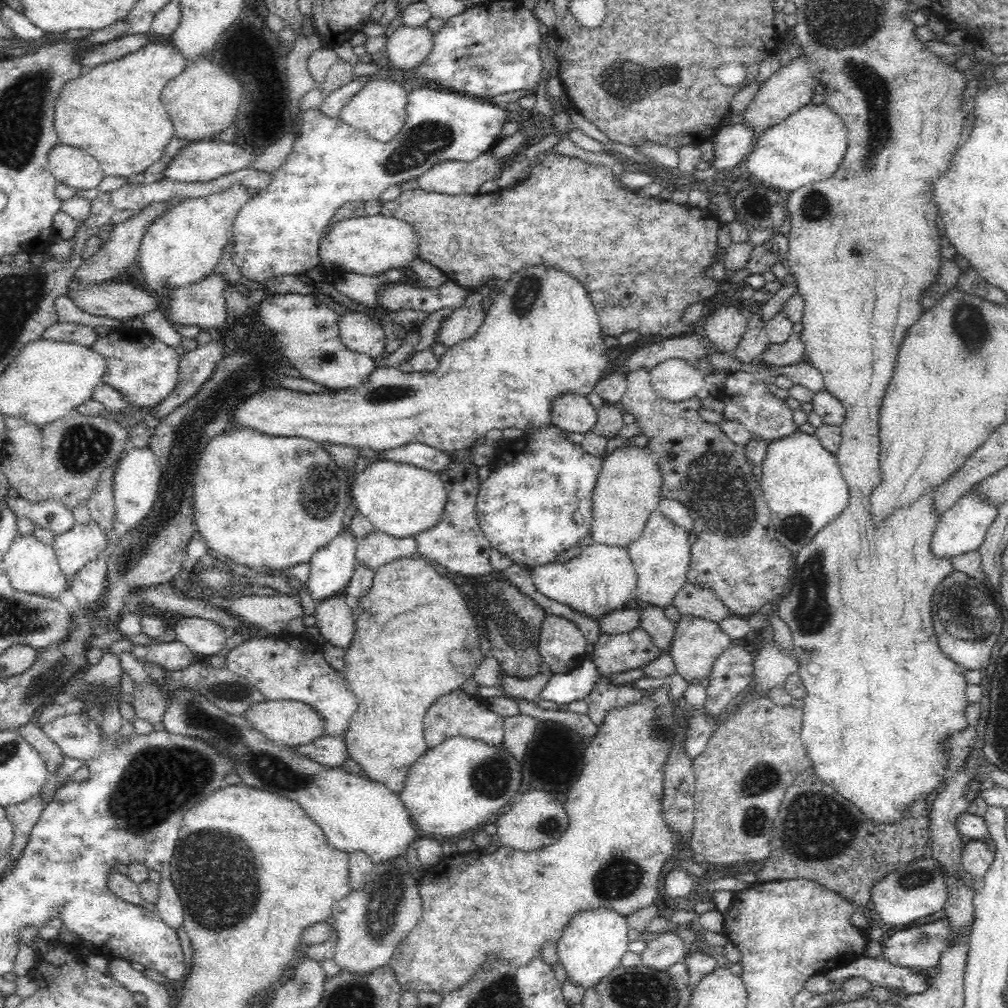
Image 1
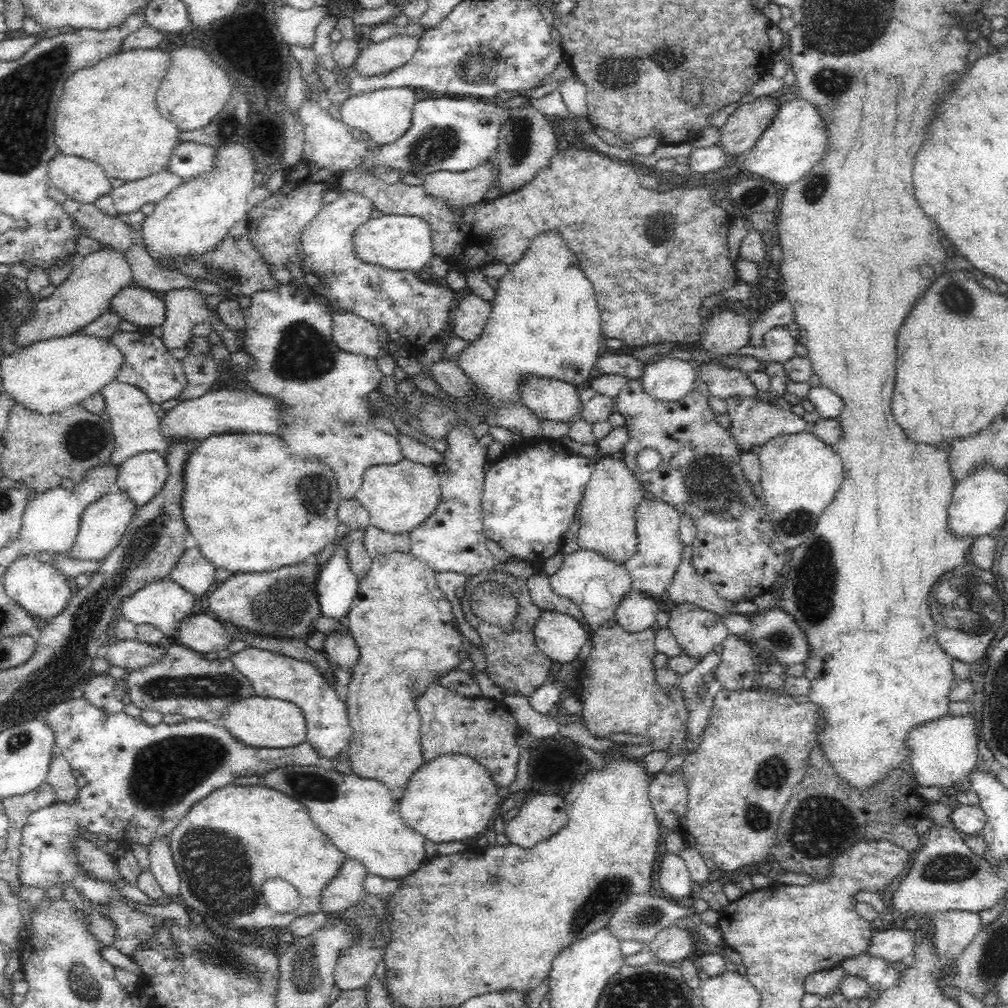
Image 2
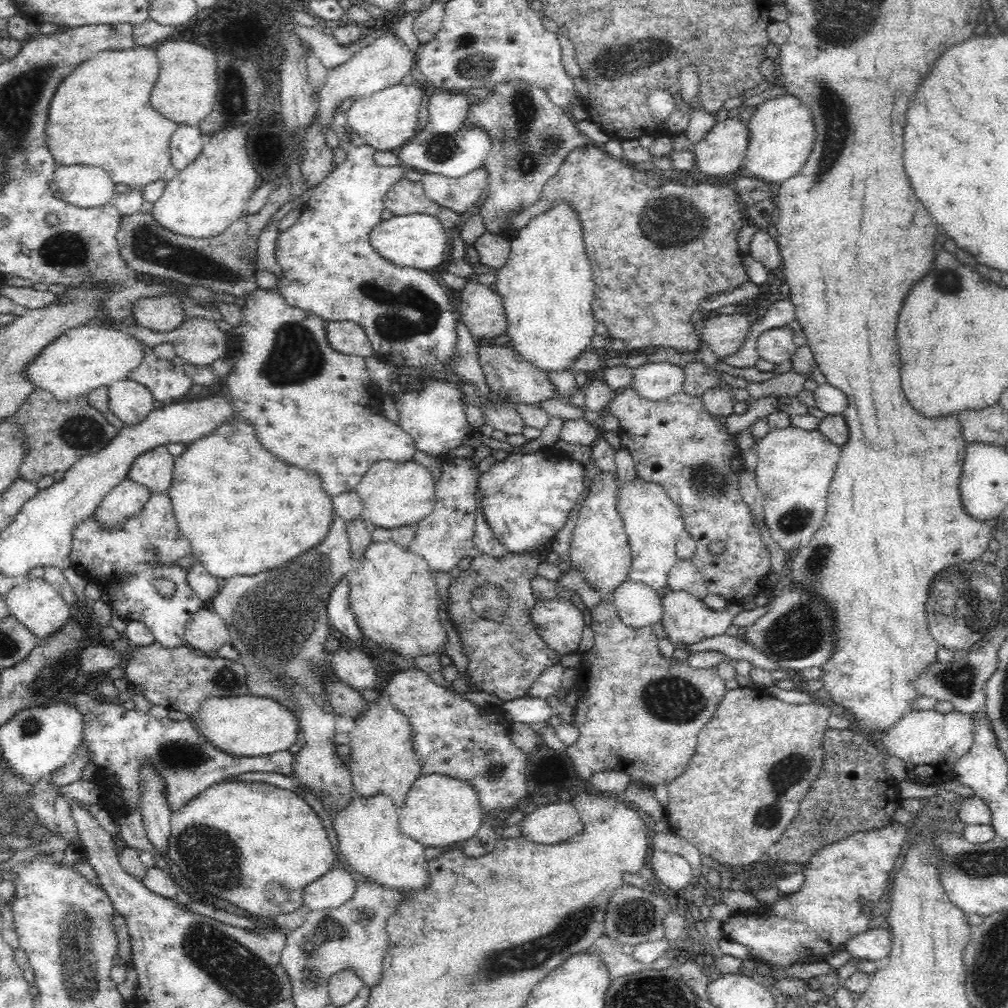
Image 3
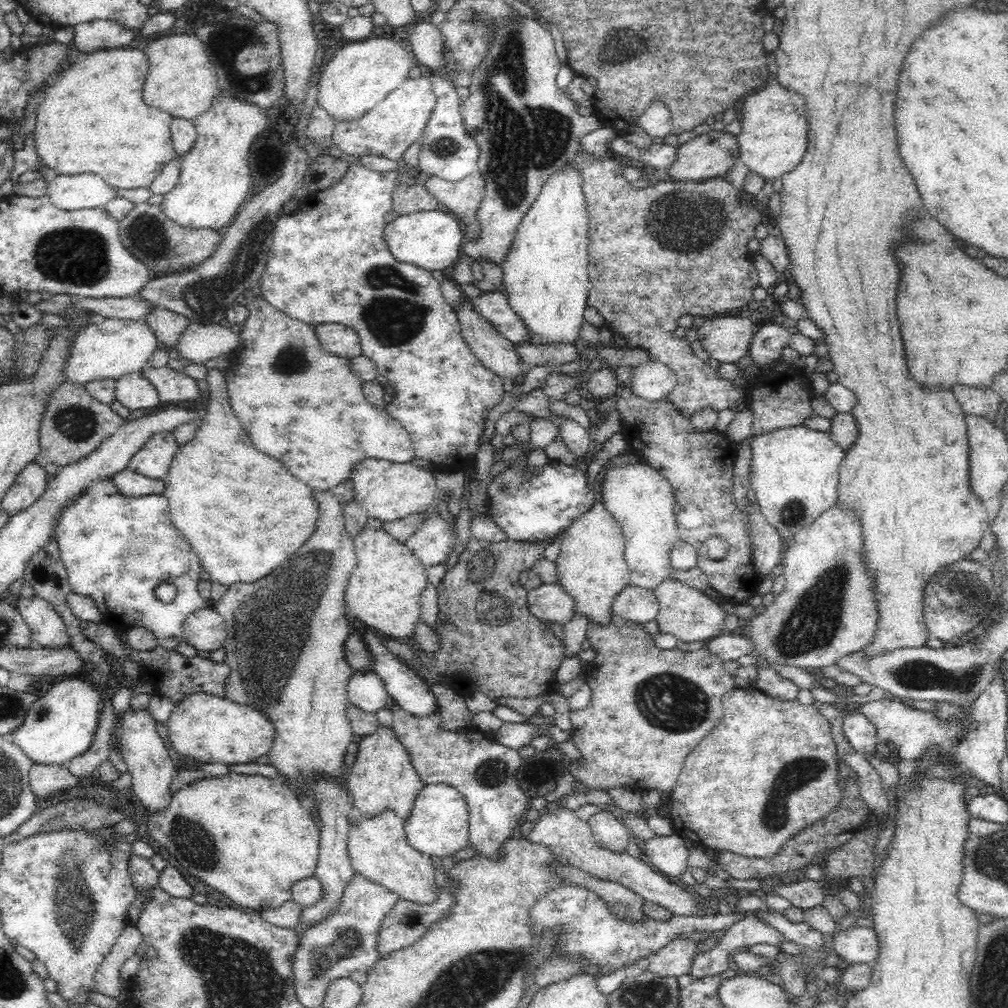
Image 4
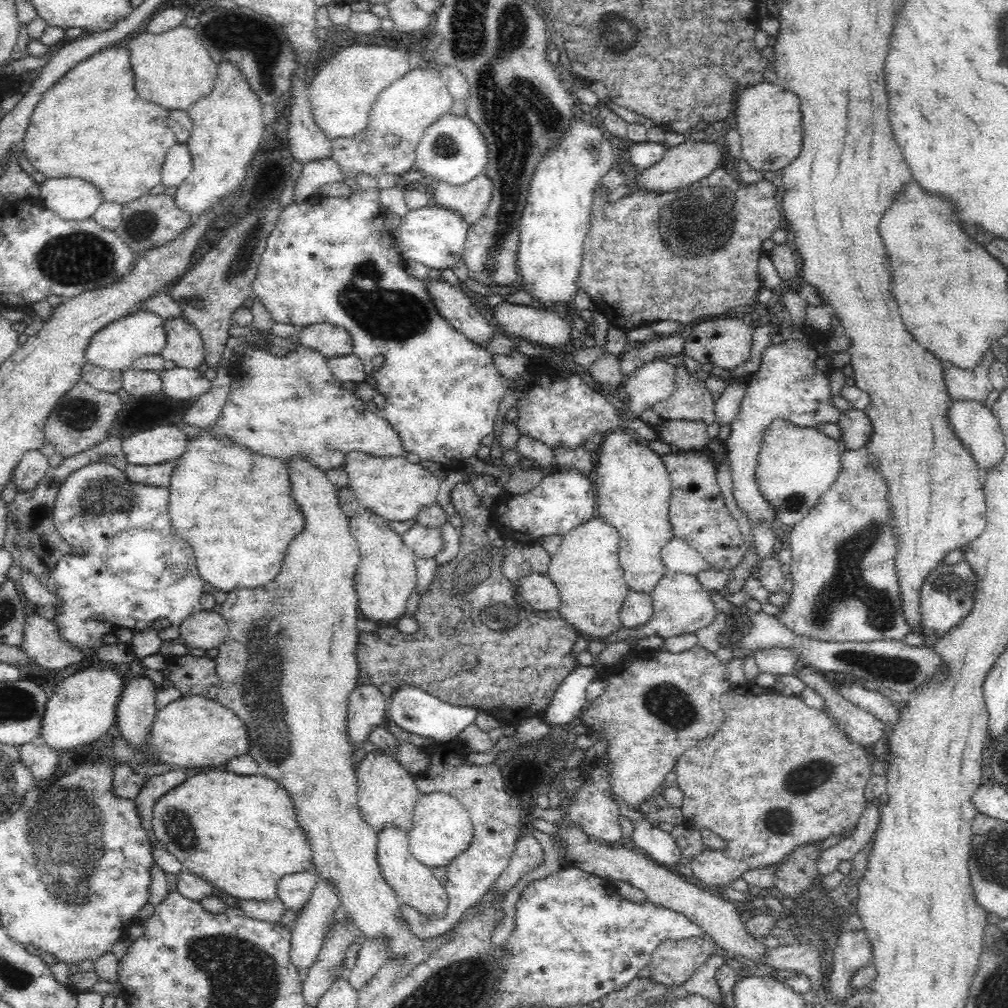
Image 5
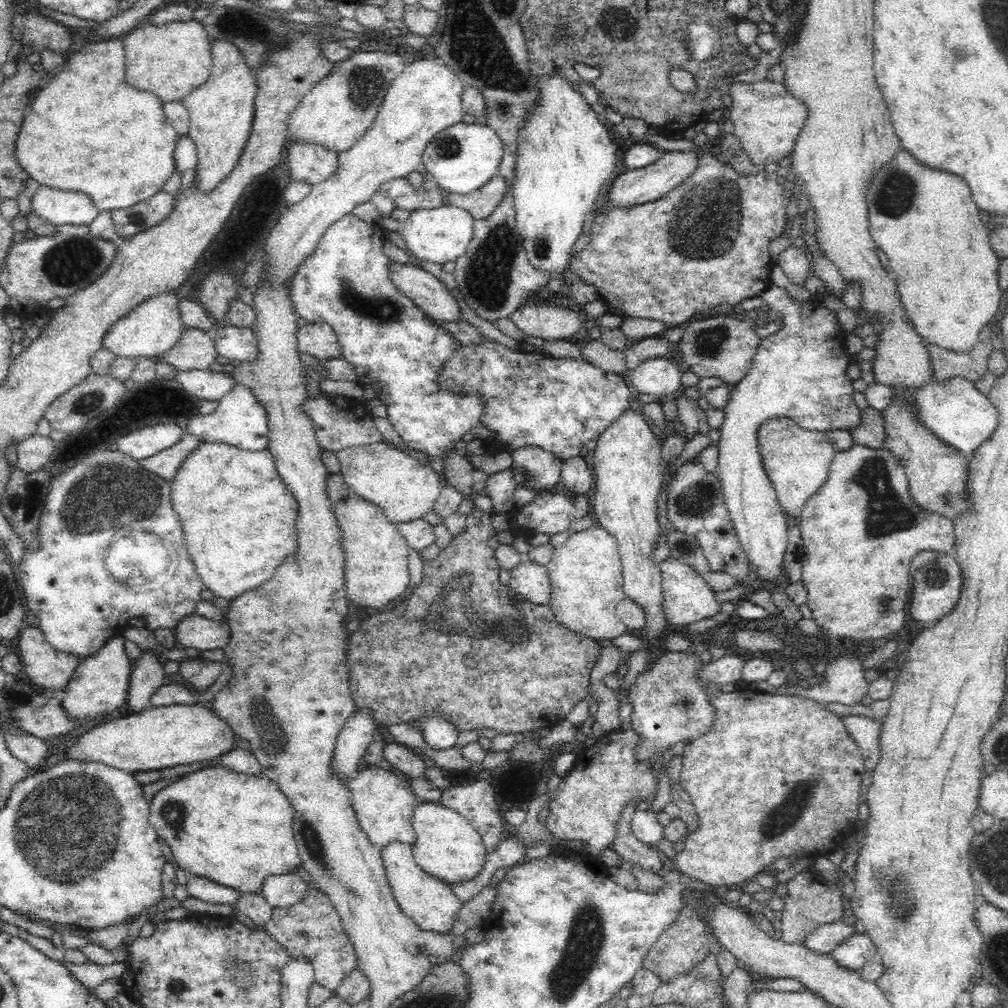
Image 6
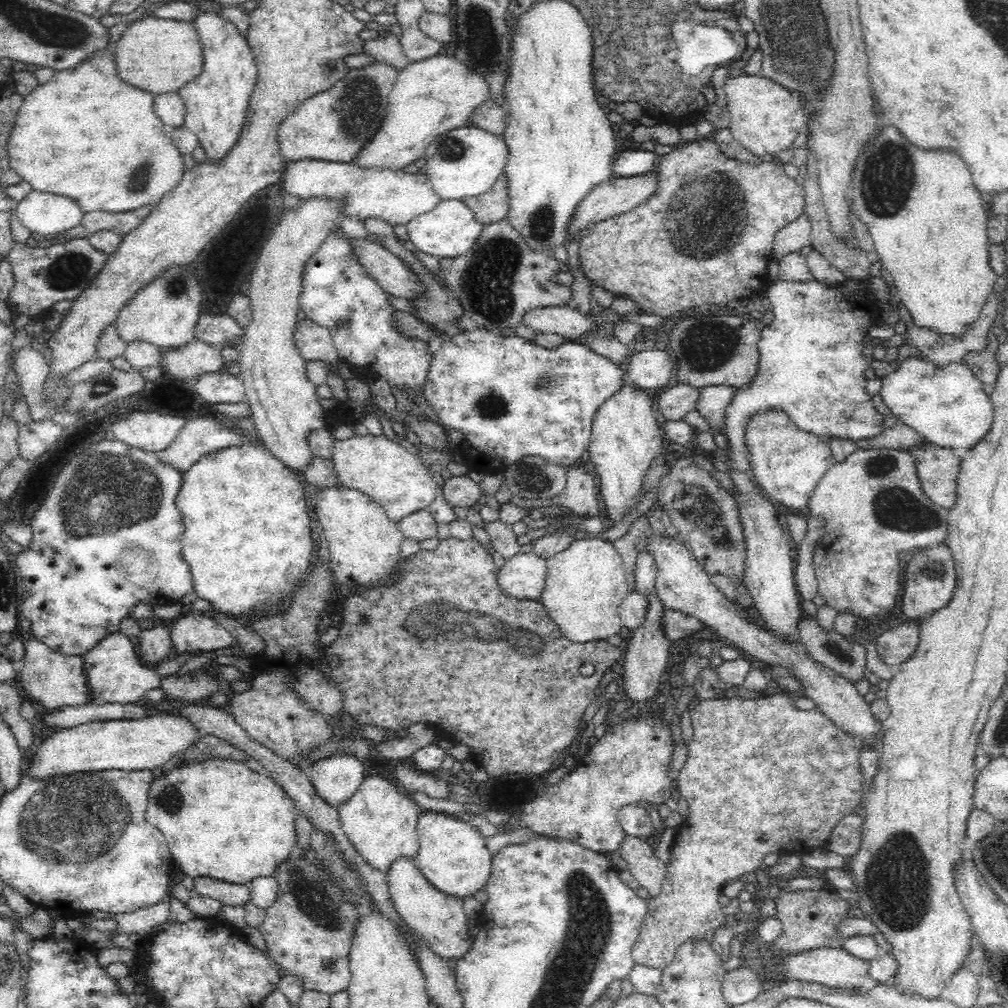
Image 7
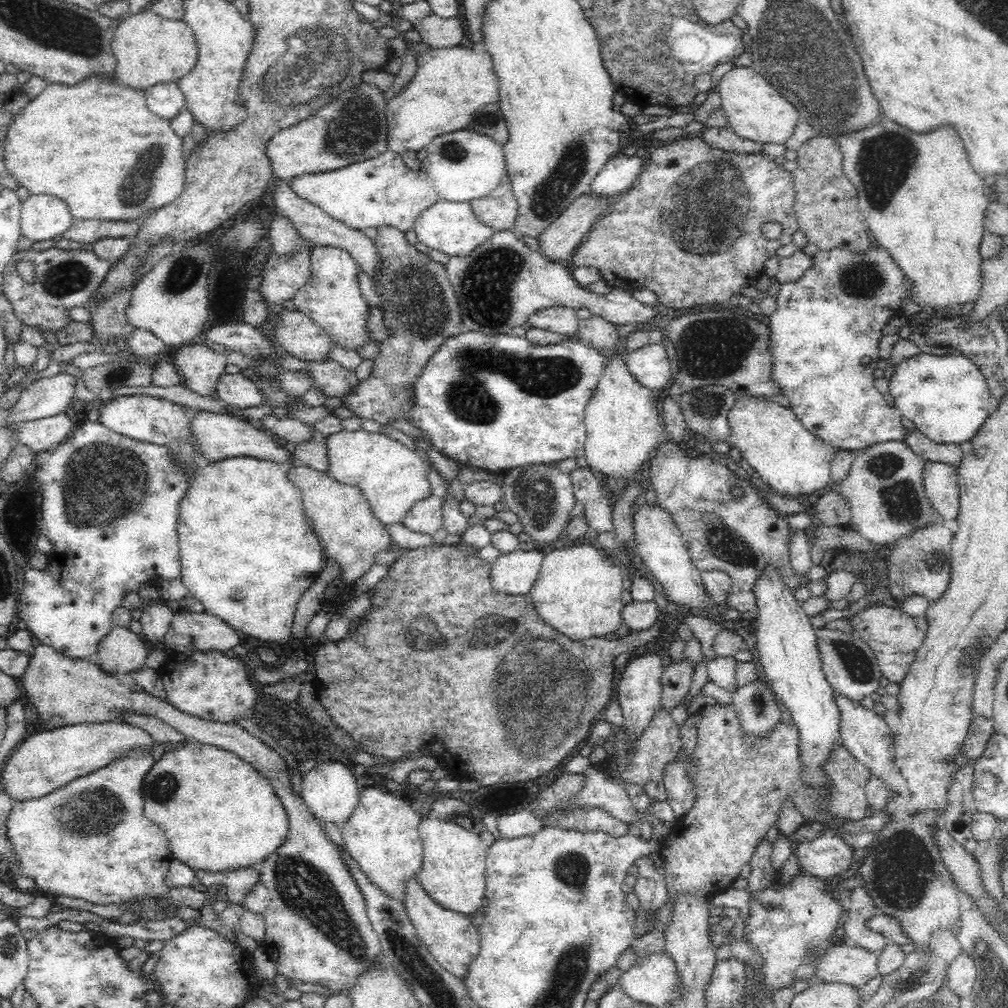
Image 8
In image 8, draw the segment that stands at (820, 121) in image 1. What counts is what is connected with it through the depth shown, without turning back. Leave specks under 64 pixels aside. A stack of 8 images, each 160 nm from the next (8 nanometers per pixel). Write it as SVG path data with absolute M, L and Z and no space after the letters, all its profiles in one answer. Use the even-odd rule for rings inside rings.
M737 67L724 73L719 82L721 107L724 108L729 120L729 126L740 138L752 141L756 144L786 145L786 141L792 136L796 124L798 124L798 109L784 98L760 73L751 67Z

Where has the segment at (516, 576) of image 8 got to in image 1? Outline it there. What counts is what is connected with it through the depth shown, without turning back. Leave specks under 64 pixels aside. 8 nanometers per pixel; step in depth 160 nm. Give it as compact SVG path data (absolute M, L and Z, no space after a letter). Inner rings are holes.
M546 615L539 636L539 654L552 671L564 674L588 658L583 633L565 617Z

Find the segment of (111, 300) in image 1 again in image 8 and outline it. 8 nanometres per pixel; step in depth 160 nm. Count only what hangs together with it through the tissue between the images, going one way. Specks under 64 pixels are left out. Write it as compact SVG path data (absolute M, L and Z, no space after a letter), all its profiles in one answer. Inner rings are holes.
M192 342L176 350L172 357L167 357L169 362L177 368L186 387L202 396L213 396L217 387L217 380L224 373L226 366L226 353L216 353L206 342Z

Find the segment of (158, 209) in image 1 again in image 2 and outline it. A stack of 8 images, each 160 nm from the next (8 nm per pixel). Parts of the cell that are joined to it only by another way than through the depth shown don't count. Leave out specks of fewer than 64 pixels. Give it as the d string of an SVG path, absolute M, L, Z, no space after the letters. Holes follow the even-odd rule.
M105 247L92 252L83 258L82 262L73 266L66 280L56 287L50 298L40 297L35 304L33 315L17 328L15 345L19 350L38 340L72 335L95 318L108 312L110 300L127 288L131 282L133 282L132 266L120 250Z

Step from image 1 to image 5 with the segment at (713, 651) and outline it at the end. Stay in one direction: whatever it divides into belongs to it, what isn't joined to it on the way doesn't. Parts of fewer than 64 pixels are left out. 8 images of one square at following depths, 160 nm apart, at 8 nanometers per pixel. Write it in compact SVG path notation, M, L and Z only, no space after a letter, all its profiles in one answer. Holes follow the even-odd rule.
M667 570L650 595L654 610L650 620L638 628L622 627L614 636L608 636L608 638L614 638L610 642L628 641L635 648L638 640L648 636L659 636L662 639L668 639L682 636L682 634L696 635L699 630L711 626L718 614L710 598L710 593L700 584L695 575L689 573L674 573Z

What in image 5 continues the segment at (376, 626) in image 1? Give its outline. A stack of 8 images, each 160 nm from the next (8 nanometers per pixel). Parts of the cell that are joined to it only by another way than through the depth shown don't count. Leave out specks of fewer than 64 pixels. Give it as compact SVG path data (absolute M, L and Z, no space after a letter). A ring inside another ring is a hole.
M360 506L358 512L349 520L351 535L359 548L360 560L355 572L355 591L358 608L367 620L378 622L383 626L392 626L406 615L406 602L417 586L416 557L413 550L403 543L403 538L390 529L390 526L378 515ZM377 748L374 753L365 754L364 760L355 770L359 813L376 833L390 824L408 832L413 826L415 804L422 796L417 789L414 776L408 773L393 757L393 752Z

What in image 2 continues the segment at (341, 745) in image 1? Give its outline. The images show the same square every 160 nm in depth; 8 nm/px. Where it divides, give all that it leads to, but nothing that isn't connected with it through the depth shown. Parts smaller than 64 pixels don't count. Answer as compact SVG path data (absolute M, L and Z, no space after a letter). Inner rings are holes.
M84 697L76 698L76 700L70 700L70 702L63 702L63 704L55 705L54 708L50 709L46 714L42 716L43 722L50 725L50 731L54 732L54 746L58 749L58 752L64 755L65 760L69 763L69 766L73 770L78 770L84 777L86 777L86 784L78 788L76 792L76 798L70 800L70 802L56 802L55 800L44 808L36 810L33 812L27 820L26 826L24 826L22 831L21 846L20 846L20 860L18 860L18 882L19 886L22 887L36 887L41 888L43 891L48 890L53 886L57 886L63 892L65 888L73 888L80 896L83 896L86 900L89 900L92 904L92 908L95 913L98 913L100 917L112 921L114 925L114 940L112 940L112 947L120 951L122 955L128 956L128 958L133 958L135 949L139 948L140 942L152 942L154 945L170 946L171 935L168 934L166 928L162 926L159 919L152 919L150 916L142 915L142 912L138 912L135 908L131 908L128 899L122 895L121 891L109 884L109 882L104 882L104 880L98 880L92 875L88 870L86 870L75 853L75 842L78 839L86 839L86 841L92 842L88 839L88 836L84 837L86 832L94 834L98 839L98 836L105 834L108 836L110 841L115 841L120 846L127 846L128 848L133 844L139 844L149 852L149 846L151 841L155 838L162 838L166 840L166 843L170 842L171 832L180 824L183 819L182 816L186 814L194 804L199 800L206 798L210 792L213 790L222 788L228 784L231 784L236 777L246 777L255 775L264 775L266 772L273 771L276 768L287 768L287 767L306 767L311 765L324 764L323 760L320 760L319 754L314 747L311 746L306 740L299 745L291 746L288 748L258 748L258 747L248 747L247 744L240 743L236 740L228 731L226 731L218 723L213 723L211 721L201 721L194 719L186 719L182 723L175 725L168 725L162 721L157 725L146 724L141 717L132 718L132 716L126 715L124 712L118 713L106 713L105 710L98 709L96 705L90 704L86 701Z

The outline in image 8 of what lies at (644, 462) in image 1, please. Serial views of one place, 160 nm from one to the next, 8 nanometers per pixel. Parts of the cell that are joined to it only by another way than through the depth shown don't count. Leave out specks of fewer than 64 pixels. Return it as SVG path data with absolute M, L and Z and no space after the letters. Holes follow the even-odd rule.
M594 543L571 544L546 551L531 599L540 618L569 640L582 641L615 633L621 626L625 575Z

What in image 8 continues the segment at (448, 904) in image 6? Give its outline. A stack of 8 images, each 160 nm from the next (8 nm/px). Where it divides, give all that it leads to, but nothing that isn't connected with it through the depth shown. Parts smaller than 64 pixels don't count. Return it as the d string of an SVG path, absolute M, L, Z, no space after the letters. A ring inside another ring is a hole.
M416 876L405 880L405 898L401 901L418 936L429 948L430 954L448 971L464 982L470 962L478 956L481 945L478 929L466 915L447 911L432 900Z

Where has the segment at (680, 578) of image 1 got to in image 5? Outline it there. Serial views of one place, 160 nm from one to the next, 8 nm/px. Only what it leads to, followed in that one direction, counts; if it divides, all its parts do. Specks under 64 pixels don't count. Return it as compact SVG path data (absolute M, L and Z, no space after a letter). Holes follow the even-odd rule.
M628 432L608 433L604 438L604 444L600 446L602 452L600 452L600 462L596 467L596 515L604 522L615 526L619 532L618 556L629 590L651 594L667 571L661 557L661 550L674 537L669 519L671 480L667 468L660 460L660 455L650 452L646 446L636 444Z

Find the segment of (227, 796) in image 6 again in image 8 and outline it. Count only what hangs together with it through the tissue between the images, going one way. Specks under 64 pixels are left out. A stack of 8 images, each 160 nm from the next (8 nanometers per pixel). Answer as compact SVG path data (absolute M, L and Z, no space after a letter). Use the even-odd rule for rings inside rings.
M191 743L179 747L174 751L164 753L162 760L156 763L150 772L146 774L146 780L142 783L142 792L145 804L144 816L158 826L166 835L172 857L186 864L186 866L190 867L195 873L201 870L211 873L221 873L235 869L259 868L267 856L270 856L271 853L276 852L278 848L282 846L289 832L288 813L286 809L283 808L279 796L274 790L273 784L270 784L270 781L264 779L260 773L250 766L250 764L241 760L238 755L222 748L212 746L211 744Z

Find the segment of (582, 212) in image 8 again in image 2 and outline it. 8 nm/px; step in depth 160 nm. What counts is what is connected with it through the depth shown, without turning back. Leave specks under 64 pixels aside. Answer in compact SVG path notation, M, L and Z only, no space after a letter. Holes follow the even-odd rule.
M768 94L755 97L754 100L741 104L728 117L726 124L721 127L721 134L717 144L724 149L724 153L728 153L732 159L742 153L748 153L755 146L759 136L762 136L762 133L770 126L780 104L785 103L780 102L779 98L773 94Z

